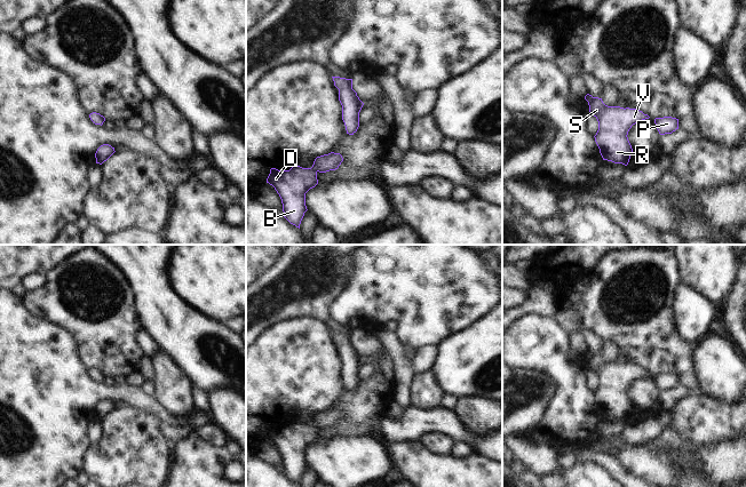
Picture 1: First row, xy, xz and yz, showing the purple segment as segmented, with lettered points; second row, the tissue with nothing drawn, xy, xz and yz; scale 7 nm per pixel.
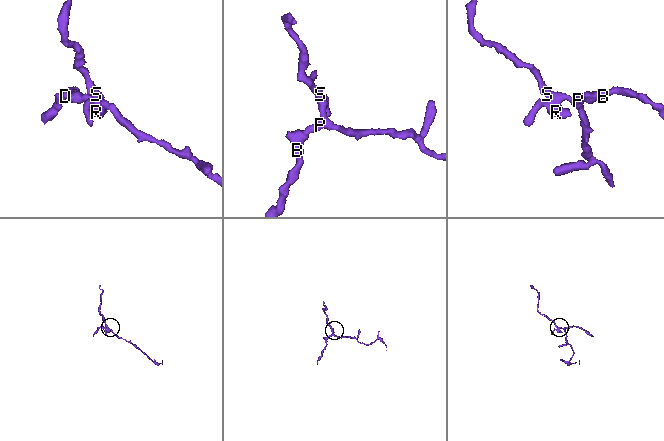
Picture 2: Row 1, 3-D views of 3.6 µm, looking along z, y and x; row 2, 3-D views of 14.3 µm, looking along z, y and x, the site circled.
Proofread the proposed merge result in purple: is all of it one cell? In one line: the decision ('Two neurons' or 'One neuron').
One neuron

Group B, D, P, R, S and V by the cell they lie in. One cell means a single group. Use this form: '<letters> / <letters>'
B D P R S V

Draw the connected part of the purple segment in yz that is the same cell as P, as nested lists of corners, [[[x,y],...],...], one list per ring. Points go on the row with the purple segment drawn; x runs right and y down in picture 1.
[[[672,117],[656,118],[654,123],[660,135],[672,134],[678,129],[678,119]]]

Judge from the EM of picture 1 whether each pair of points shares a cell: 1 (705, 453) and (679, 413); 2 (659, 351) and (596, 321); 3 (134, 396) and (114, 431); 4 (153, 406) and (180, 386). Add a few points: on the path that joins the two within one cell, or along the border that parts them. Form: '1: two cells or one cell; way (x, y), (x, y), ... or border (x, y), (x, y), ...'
1: two cells; border (680, 434), (711, 442), (723, 438)
2: one cell; way (643, 335), (634, 326), (612, 324)
3: two cells; border (127, 405), (141, 407), (155, 414)
4: two cells; border (155, 394), (172, 413), (182, 416)

